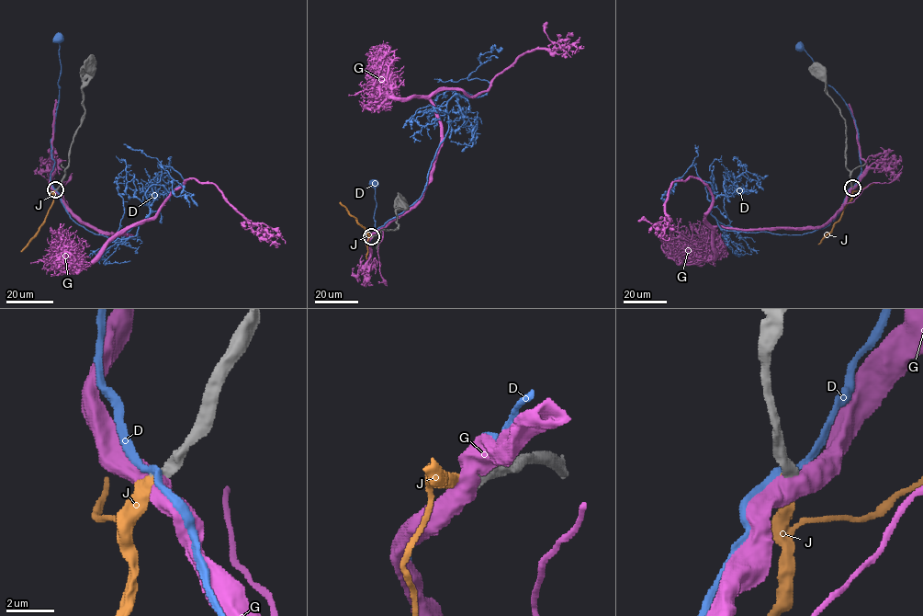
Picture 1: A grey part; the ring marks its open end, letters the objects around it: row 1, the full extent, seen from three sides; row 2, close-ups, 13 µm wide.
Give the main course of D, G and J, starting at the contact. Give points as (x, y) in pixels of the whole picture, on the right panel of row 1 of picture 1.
D: (852, 187), (861, 171), (855, 119), (843, 98), (824, 80), (812, 58), (799, 49)
G: (852, 187), (822, 226), (733, 229), (706, 221), (712, 193), (690, 176), (671, 184), (664, 223), (637, 221)
J: (852, 187), (851, 199), (841, 217), (818, 245)

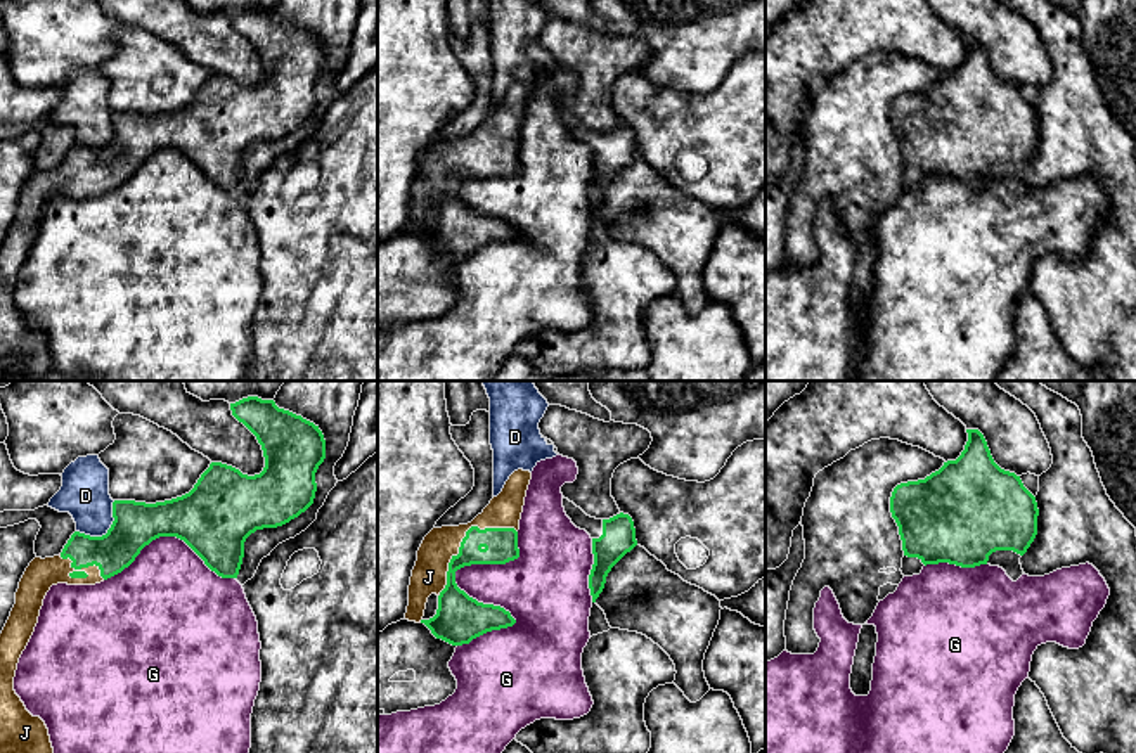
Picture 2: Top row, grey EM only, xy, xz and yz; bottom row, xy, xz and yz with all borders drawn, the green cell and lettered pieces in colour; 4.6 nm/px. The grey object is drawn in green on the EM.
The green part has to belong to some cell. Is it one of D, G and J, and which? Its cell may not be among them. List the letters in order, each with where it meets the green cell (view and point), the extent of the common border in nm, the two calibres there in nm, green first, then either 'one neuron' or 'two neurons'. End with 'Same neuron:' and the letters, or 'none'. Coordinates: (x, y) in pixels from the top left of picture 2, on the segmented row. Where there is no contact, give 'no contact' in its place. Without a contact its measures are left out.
D: meets green in xy at (108, 532); contact 240 nm long; 220 nm thick on the green side, 220 nm on the other; two neurons
G: meets green in xz at (464, 592); contact 600 nm long; 220 nm thick on the green side, 240 nm on the other; two neurons
J: meets green in xz at (463, 539); contact 480 nm long; 160 nm thick on the green side, 160 nm on the other; one neuron
Same neuron: J

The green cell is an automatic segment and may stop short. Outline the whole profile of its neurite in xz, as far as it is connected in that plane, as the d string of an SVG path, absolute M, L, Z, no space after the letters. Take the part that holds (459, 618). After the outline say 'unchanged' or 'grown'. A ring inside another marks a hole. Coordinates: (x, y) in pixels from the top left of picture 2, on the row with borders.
M514 471L502 492L471 523L433 528L424 537L410 576L405 620L424 623L436 639L452 646L469 644L487 632L516 623L504 608L478 602L461 590L455 571L520 557L518 530L530 479L530 471ZM431 594L438 595L438 609L424 620Z; grown

